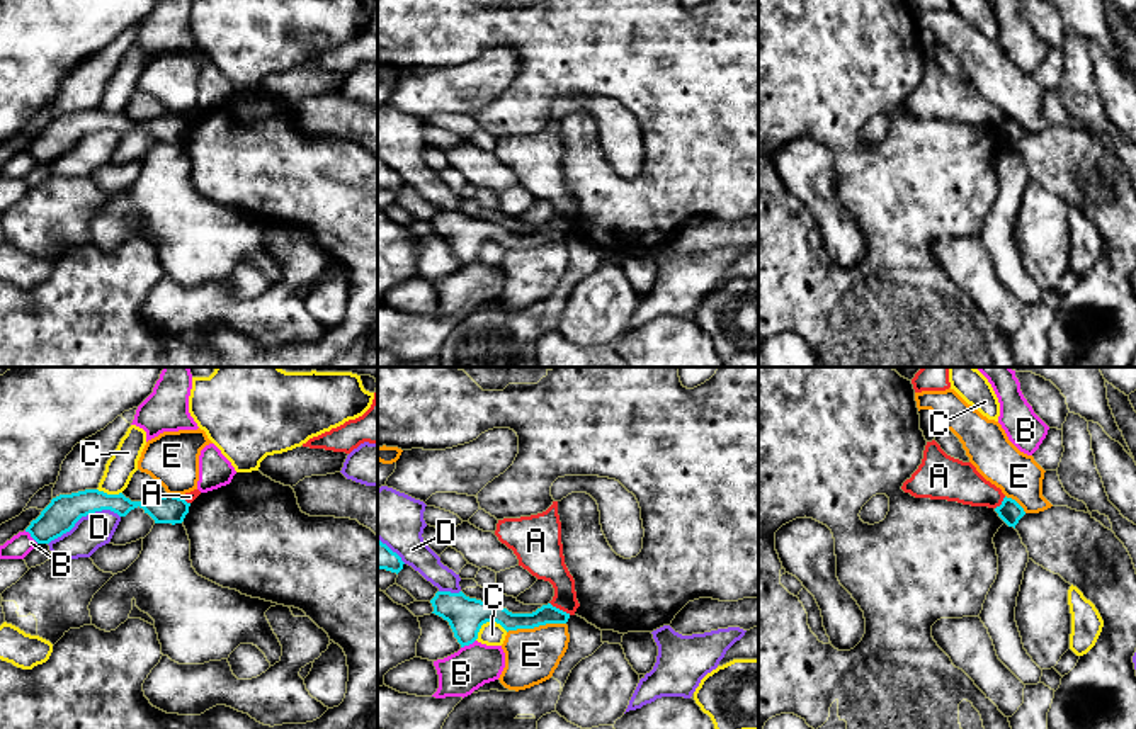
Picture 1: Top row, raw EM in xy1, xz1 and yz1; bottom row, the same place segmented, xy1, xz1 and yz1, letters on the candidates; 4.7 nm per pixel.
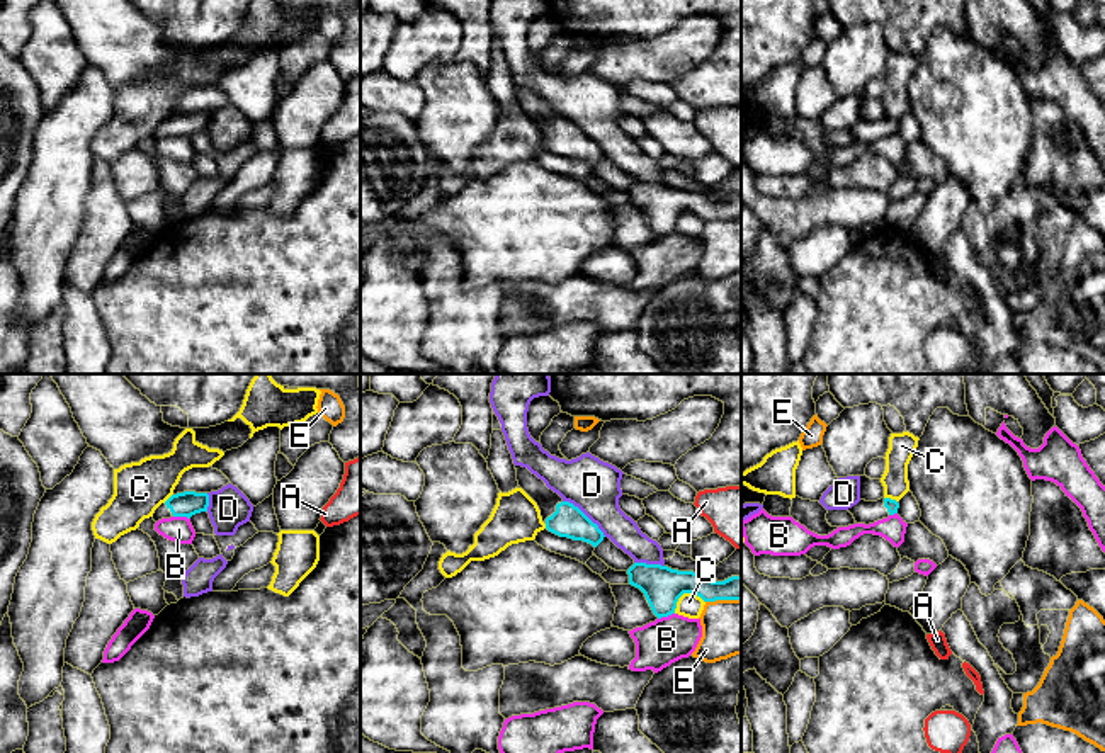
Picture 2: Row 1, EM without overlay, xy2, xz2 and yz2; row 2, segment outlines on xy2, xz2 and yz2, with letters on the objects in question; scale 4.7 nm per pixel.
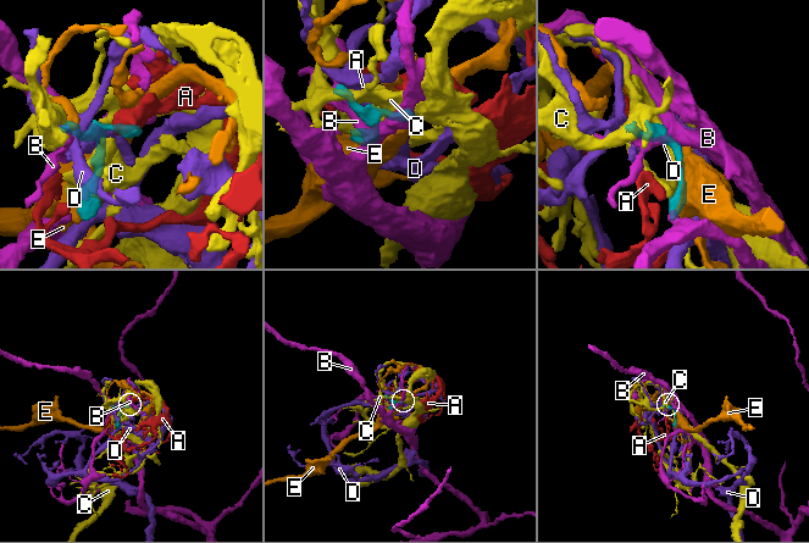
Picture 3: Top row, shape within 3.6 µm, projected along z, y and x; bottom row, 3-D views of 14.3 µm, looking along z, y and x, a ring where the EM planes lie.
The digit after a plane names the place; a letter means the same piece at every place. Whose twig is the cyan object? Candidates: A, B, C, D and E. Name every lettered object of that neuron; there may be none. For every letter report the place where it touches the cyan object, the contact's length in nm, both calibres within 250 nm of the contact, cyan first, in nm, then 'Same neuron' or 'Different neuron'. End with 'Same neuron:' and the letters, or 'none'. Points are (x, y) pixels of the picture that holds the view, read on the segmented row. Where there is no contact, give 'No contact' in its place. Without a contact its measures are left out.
A: Touches cyan at xz1 (558, 609). Shared border 120 nm. Thickness 90 nm (cyan) against 180 nm. Different neuron
B: Touches cyan at xy2 (182, 515). Shared border 80 nm. Thickness 120 nm (cyan) against 130 nm. Different neuron
C: Touches cyan at xz2 (684, 592). Shared border 160 nm. Thickness 190 nm (cyan) against 120 nm. Different neuron
D: Touches cyan at xy1 (84, 515). Shared border 380 nm. Thickness 160 nm (cyan) against 160 nm. Different neuron
E: Touches cyan at xz1 (536, 626). Shared border 280 nm. Thickness 100 nm (cyan) against 260 nm. Different neuron
Same neuron: none

